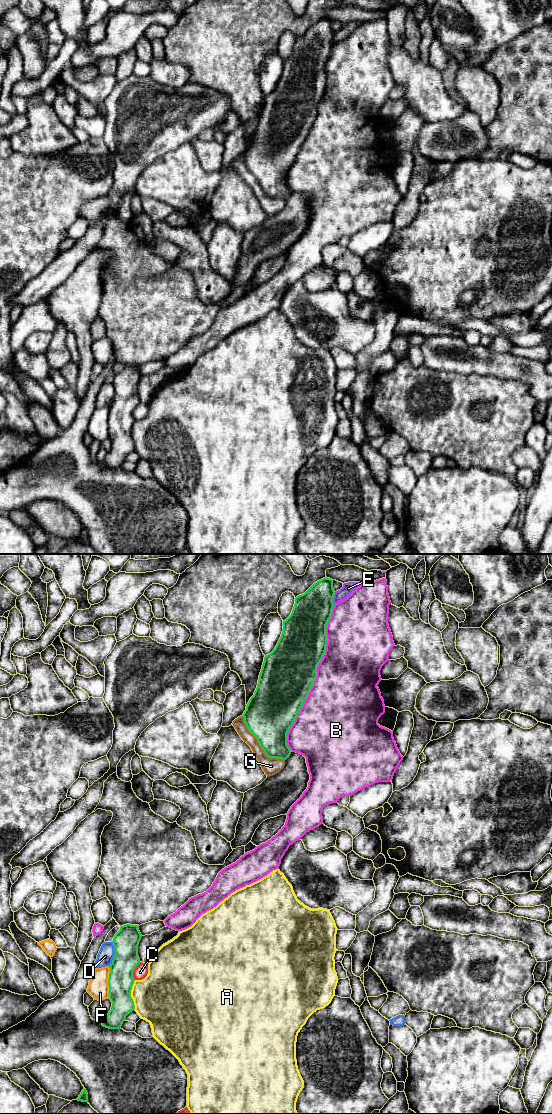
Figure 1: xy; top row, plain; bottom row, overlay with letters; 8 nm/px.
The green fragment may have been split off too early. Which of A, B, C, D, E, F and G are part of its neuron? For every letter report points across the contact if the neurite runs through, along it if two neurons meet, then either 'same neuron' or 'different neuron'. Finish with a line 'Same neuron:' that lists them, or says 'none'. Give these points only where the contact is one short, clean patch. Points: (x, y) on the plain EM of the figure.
A: different neuron
B: different neuron
C: different neuron
D: different neuron
E: different neuron
F: different neuron
G: different neuron
Same neuron: none

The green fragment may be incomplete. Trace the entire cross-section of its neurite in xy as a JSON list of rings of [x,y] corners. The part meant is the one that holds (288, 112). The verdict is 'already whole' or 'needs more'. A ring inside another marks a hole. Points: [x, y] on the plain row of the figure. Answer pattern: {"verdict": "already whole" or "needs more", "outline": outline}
{"verdict": "already whole", "outline": [[[323,18],[314,23],[304,34],[295,38],[291,55],[283,61],[283,71],[275,89],[264,97],[258,125],[243,153],[247,169],[255,176],[267,197],[286,200],[291,190],[287,185],[287,173],[293,165],[310,129],[317,117],[317,106],[327,85],[326,65],[331,58],[335,31],[333,20]]]}

